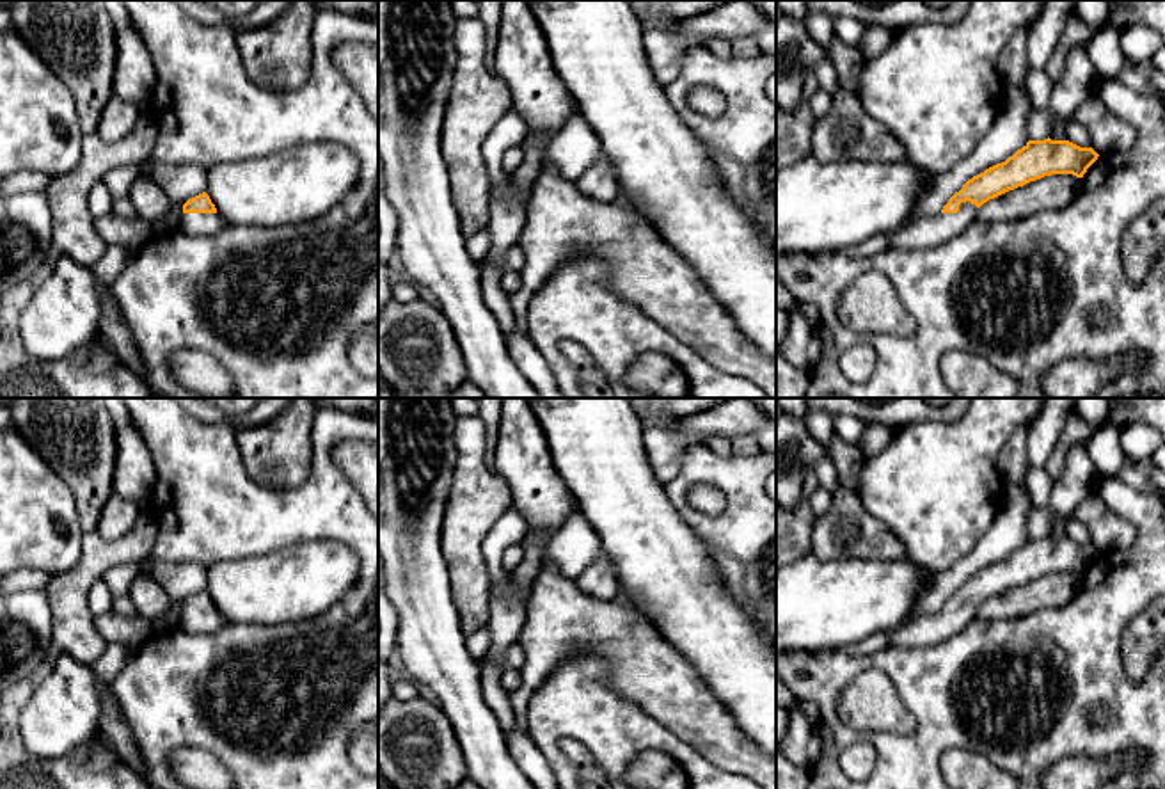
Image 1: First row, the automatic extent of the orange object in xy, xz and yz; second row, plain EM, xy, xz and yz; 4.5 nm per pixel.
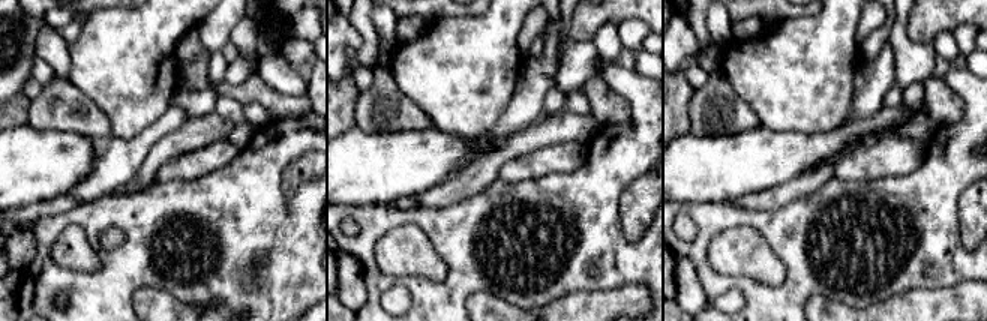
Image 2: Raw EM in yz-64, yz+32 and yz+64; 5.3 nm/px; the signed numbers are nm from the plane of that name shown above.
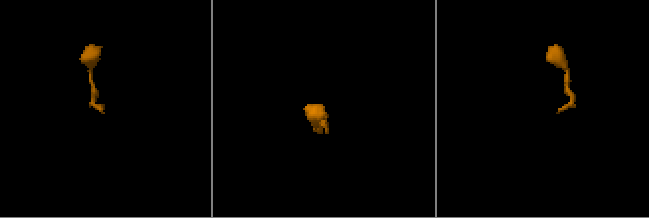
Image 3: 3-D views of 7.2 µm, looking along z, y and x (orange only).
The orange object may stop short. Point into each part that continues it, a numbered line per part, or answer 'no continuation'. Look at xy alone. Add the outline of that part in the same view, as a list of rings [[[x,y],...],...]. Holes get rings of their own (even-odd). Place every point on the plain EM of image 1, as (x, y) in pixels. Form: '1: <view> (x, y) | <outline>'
1: xy (198, 622) | [[[181,611],[179,627],[192,634],[213,634],[226,624],[218,611]]]

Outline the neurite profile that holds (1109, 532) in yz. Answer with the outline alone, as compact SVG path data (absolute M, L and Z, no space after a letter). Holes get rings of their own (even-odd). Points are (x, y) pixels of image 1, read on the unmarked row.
M1098 492L1087 496L1069 517L1089 528L1092 547L1098 553L1128 549L1138 537L1137 526L1113 514Z

